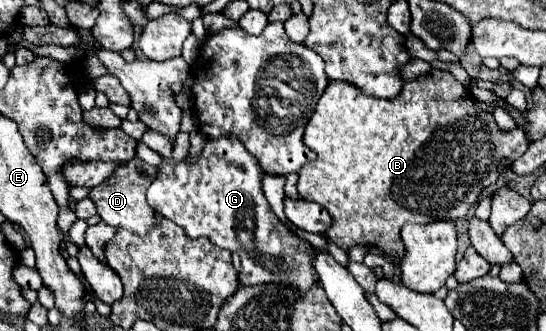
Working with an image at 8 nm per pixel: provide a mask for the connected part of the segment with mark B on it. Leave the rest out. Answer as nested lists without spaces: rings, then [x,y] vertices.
[[[435,68],[417,80],[405,82],[401,94],[391,100],[359,94],[347,82],[329,82],[305,126],[303,142],[317,154],[317,160],[299,170],[297,190],[301,198],[321,204],[339,224],[339,232],[327,232],[327,238],[343,250],[355,244],[371,244],[383,250],[383,254],[397,258],[406,252],[399,234],[403,224],[465,218],[469,208],[479,200],[481,190],[497,180],[501,172],[499,160],[509,158],[513,162],[529,146],[521,128],[501,132],[493,114],[475,110],[469,92],[453,74]]]

